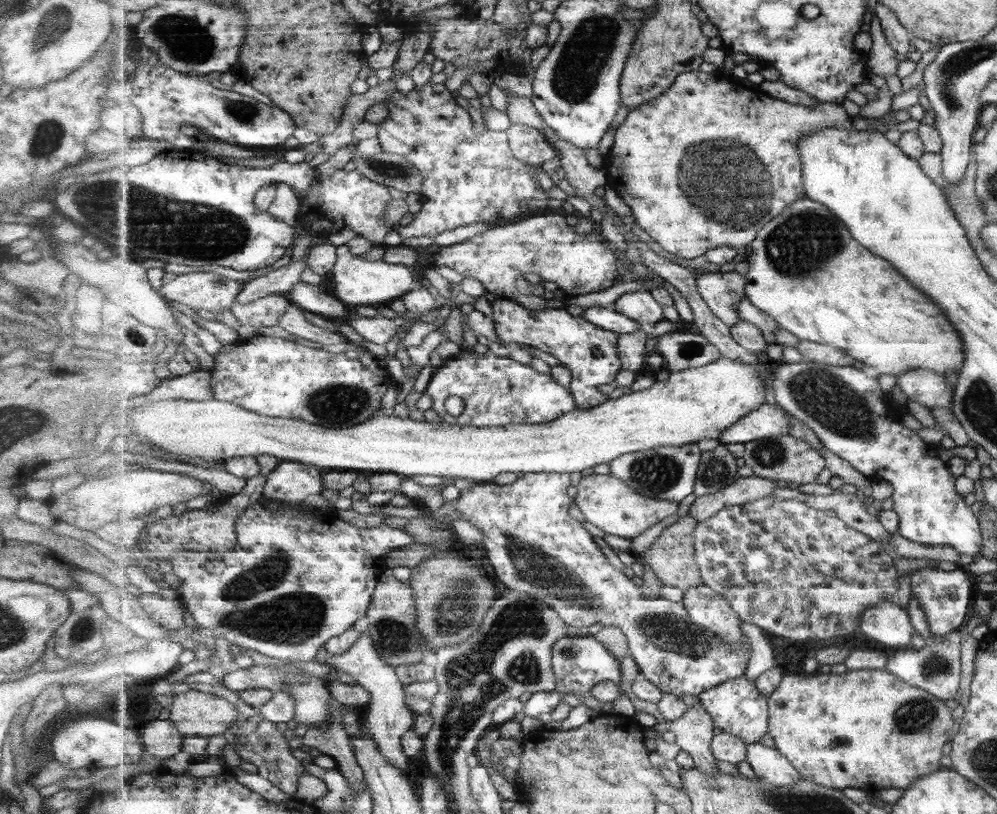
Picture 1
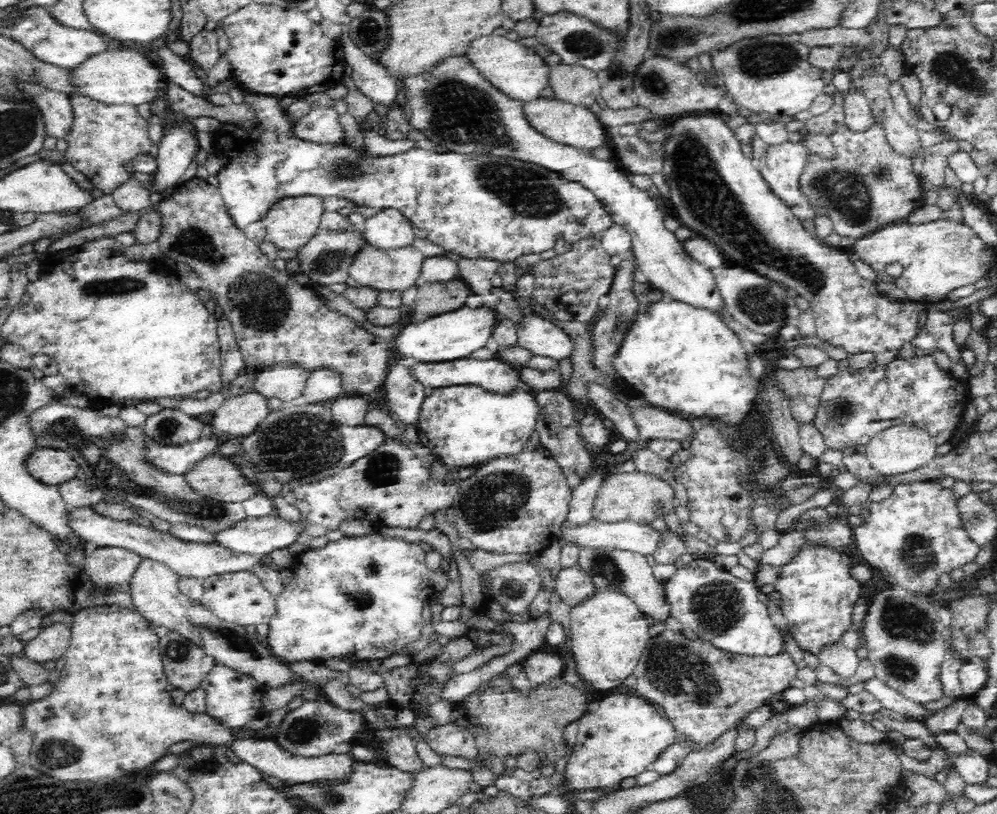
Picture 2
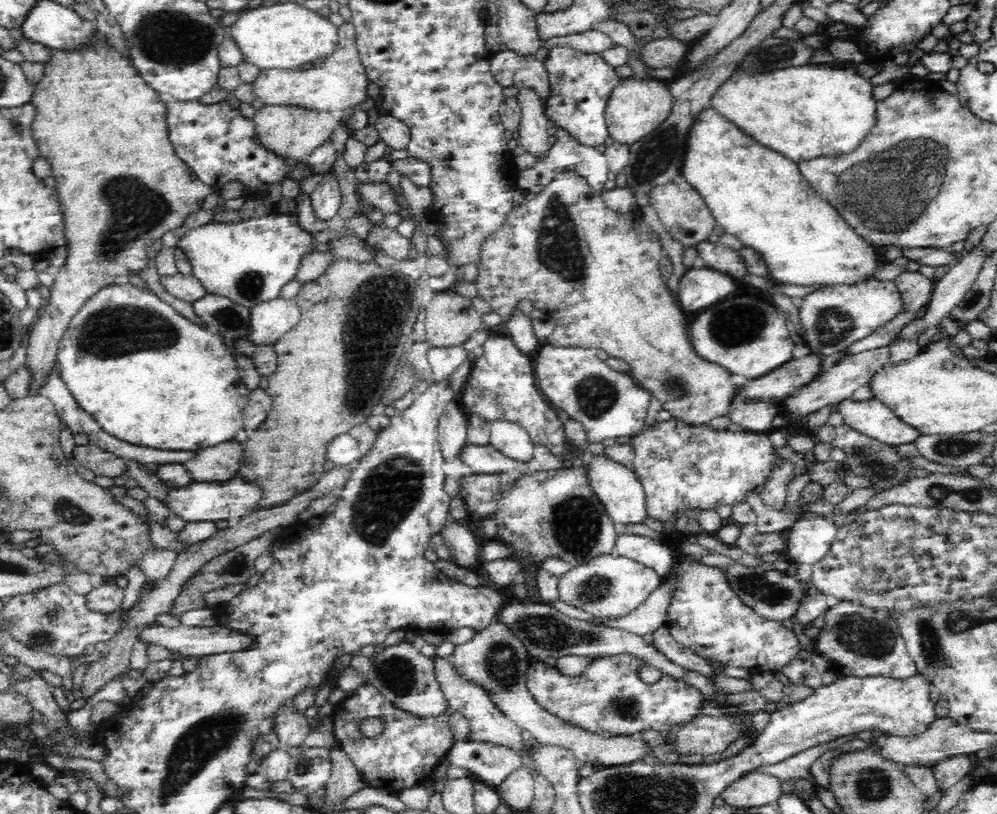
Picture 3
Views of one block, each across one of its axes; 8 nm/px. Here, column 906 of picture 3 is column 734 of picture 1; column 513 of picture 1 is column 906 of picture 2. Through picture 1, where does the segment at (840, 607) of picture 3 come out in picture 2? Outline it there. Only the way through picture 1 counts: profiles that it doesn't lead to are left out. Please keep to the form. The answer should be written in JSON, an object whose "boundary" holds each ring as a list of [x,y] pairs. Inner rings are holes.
{"boundary":[[[936,479],[897,484],[890,498],[869,506],[865,523],[854,528],[854,543],[881,584],[933,597],[939,591],[938,579],[943,573],[973,562],[980,546],[966,531],[958,500],[952,489],[942,488]]]}

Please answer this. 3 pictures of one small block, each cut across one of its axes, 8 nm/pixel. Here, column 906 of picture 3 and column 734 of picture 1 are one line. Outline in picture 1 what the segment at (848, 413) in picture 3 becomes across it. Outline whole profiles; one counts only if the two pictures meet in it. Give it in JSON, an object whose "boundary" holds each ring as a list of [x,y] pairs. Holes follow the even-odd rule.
{"boundary":[[[765,404],[759,409],[747,414],[737,425],[727,429],[719,438],[723,445],[742,444],[771,438],[775,436],[789,435],[791,415],[779,405]]]}

